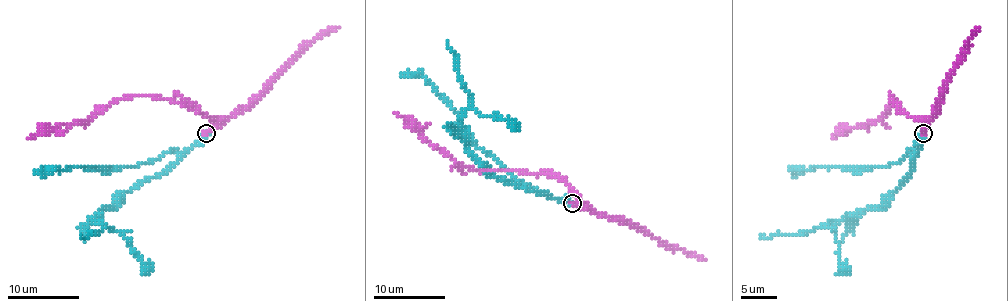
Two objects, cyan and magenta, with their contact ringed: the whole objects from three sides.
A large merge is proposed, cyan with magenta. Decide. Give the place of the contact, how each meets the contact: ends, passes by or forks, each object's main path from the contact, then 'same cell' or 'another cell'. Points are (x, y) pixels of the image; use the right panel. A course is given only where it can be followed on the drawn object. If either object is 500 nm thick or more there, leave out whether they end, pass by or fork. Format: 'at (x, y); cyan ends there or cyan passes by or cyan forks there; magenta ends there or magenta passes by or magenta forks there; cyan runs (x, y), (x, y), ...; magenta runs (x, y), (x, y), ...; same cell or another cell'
at (923, 133); cyan runs (922, 133), (910, 173), (878, 207), (856, 210), (851, 216), (795, 236), (776, 236), (768, 239), (761, 236); magenta runs (922, 133), (922, 121), (908, 116), (890, 96), (890, 103), (876, 121), (845, 126), (833, 139); same cell

